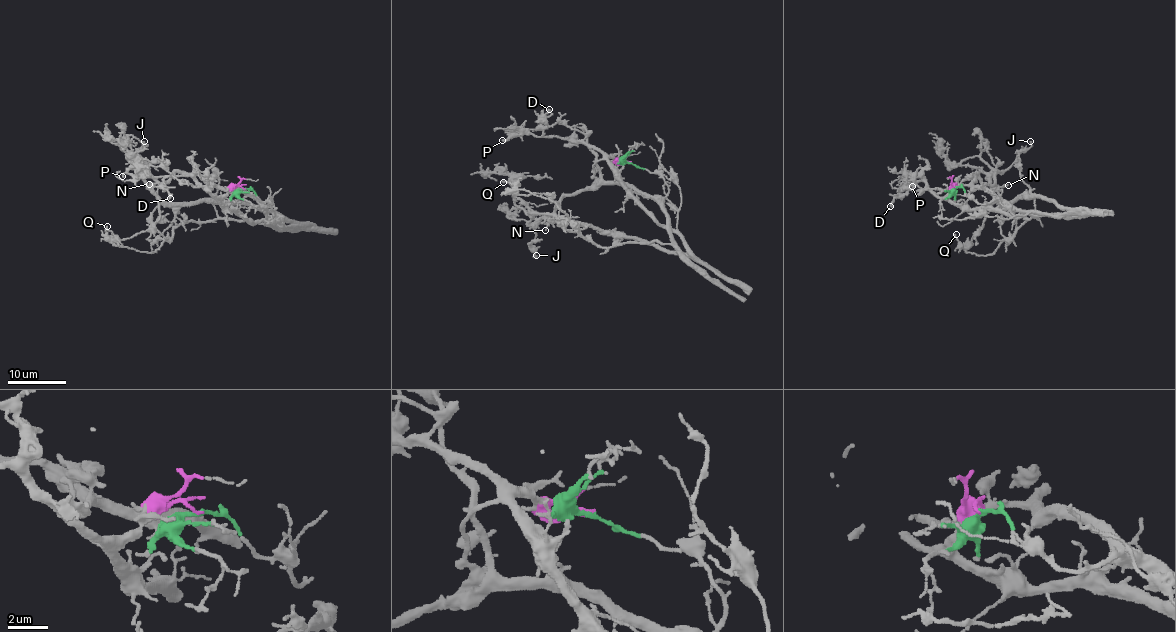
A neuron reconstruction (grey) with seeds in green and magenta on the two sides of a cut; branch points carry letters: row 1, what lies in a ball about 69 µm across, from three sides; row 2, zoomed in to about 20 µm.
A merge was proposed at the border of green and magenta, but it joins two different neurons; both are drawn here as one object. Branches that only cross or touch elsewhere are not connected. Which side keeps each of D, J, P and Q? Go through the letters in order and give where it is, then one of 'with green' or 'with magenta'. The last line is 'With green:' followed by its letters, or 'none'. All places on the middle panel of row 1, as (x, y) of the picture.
D: (549, 109) | with magenta
J: (536, 255) | with green
P: (502, 140) | with magenta
Q: (503, 182) | with magenta
With green: J

